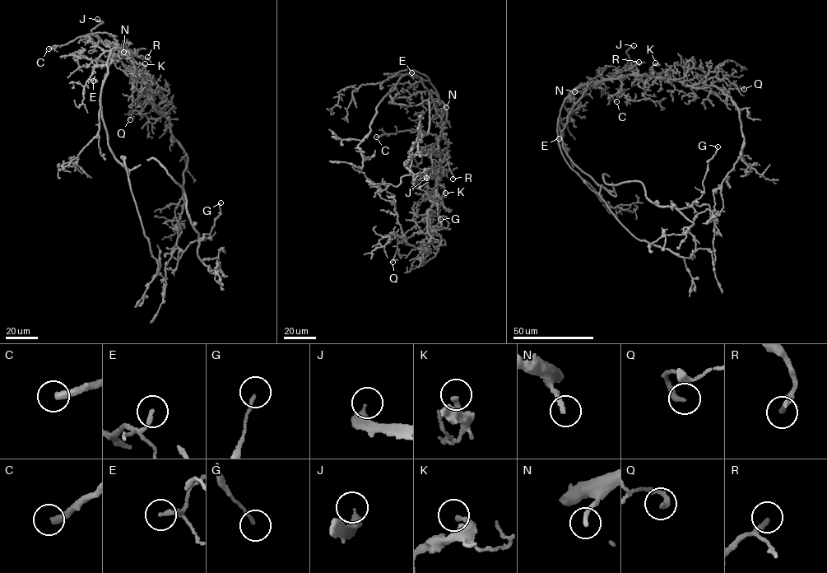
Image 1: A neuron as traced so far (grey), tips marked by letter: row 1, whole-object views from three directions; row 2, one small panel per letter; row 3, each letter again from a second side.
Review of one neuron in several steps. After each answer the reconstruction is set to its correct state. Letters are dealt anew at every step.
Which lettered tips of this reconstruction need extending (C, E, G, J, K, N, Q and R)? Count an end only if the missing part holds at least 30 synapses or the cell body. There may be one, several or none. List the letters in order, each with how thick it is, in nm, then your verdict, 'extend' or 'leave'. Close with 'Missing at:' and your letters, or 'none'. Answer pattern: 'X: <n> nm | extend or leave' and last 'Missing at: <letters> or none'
C: 320 nm | extend
E: 180 nm | leave
G: 130 nm | leave
J: 380 nm | extend
K: 200 nm | leave
N: 200 nm | extend
Q: 280 nm | leave
R: 200 nm | extend
Missing at: C, J, N, R

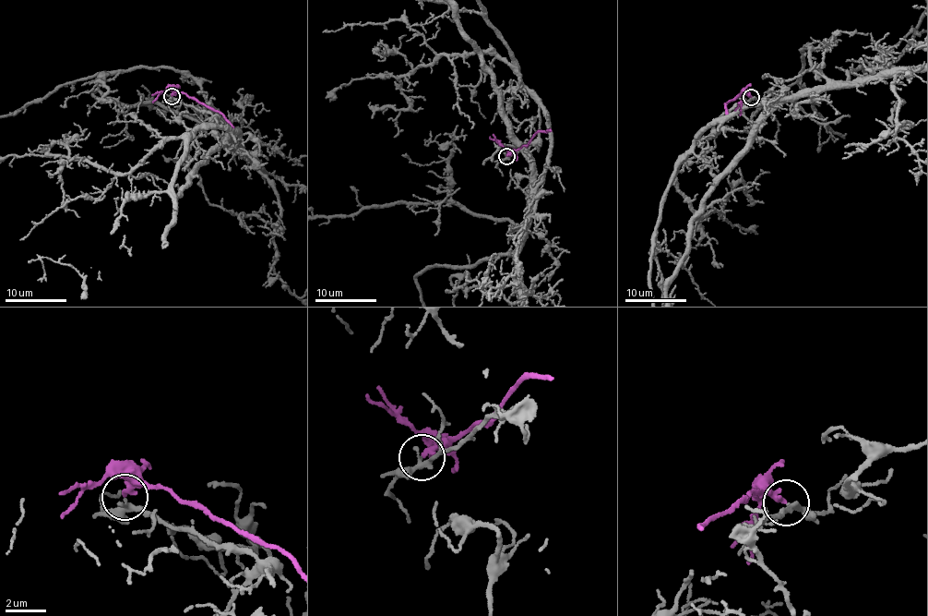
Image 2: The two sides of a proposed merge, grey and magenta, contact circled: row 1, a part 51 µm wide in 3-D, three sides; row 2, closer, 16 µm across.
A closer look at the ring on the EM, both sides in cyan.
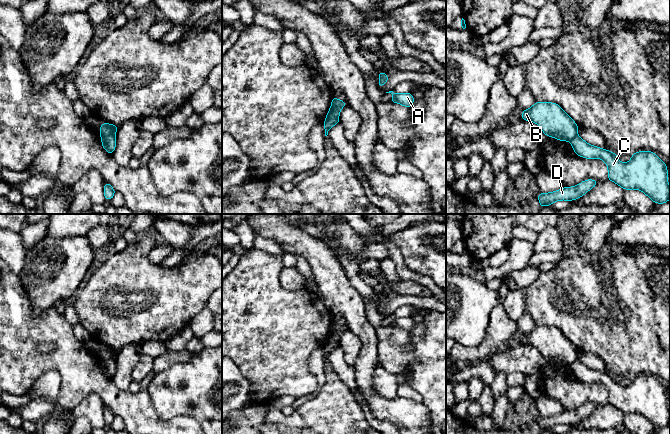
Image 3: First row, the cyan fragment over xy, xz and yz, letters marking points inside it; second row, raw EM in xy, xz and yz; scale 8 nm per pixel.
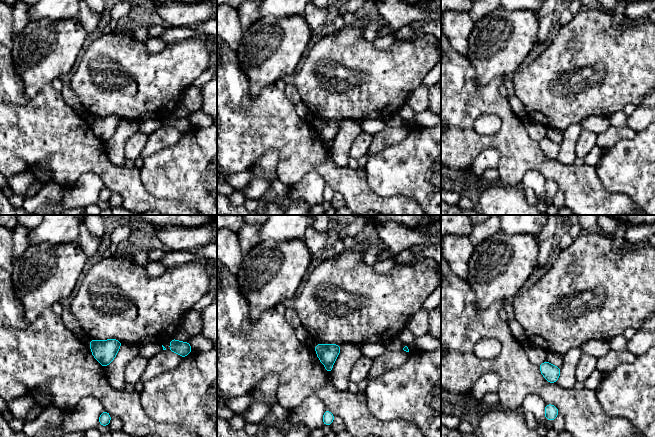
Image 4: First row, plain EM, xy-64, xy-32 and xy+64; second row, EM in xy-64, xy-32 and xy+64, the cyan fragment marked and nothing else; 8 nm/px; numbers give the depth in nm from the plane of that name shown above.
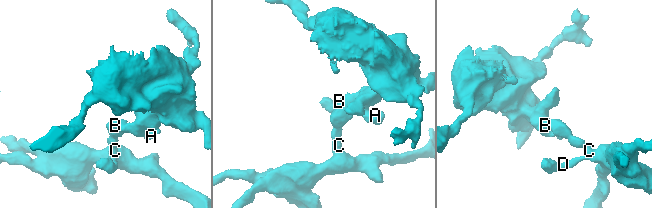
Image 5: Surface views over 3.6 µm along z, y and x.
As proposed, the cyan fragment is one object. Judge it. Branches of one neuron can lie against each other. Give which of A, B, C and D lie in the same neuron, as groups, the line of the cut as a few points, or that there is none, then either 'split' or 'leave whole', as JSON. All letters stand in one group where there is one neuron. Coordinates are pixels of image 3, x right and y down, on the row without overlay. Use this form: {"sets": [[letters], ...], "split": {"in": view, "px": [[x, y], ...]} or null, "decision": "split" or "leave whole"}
{"sets": [["A", "B"], ["C", "D"]], "split": {"in": "xy", "px": [[101, 359], [113, 360]]}, "decision": "split"}

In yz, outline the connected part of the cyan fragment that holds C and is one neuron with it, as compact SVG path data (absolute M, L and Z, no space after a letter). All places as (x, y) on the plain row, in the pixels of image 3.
M576 360L570 365L576 379L586 383L602 383L608 391L608 404L625 414L637 413L654 427L664 428L670 423L666 388L651 375L632 378L631 384L621 387L617 378L585 366Z

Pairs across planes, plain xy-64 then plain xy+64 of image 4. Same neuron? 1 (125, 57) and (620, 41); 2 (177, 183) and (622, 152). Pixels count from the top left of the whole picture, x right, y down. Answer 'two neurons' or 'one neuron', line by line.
1: one neuron
2: one neuron

